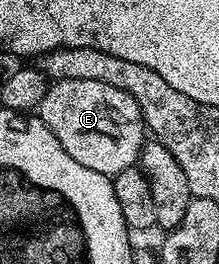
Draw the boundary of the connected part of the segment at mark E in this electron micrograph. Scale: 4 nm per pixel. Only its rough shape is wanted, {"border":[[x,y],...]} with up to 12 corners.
{"border":[[53,81],[38,115],[76,162],[111,178],[146,141],[139,104]]}

